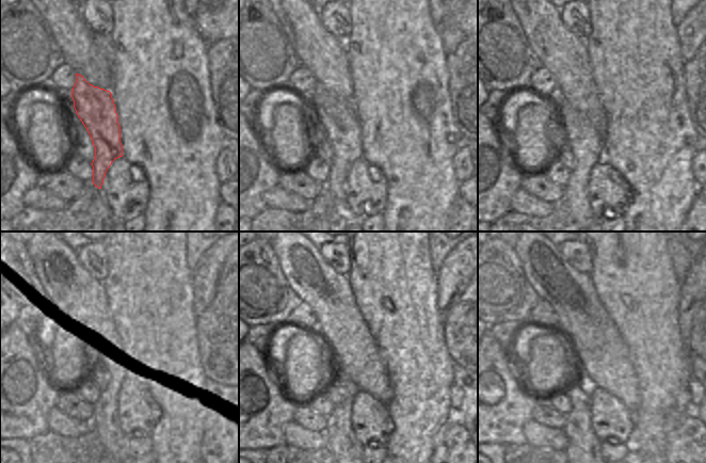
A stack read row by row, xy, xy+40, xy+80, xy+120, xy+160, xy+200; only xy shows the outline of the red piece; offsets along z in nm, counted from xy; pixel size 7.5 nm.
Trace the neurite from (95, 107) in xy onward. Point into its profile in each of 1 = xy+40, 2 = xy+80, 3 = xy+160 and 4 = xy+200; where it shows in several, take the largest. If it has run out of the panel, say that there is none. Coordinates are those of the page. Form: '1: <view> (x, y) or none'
1: xy+40 (335, 118)
2: xy+80 (586, 145)
3: xy+160 (345, 448)
4: xy+200 (583, 448)

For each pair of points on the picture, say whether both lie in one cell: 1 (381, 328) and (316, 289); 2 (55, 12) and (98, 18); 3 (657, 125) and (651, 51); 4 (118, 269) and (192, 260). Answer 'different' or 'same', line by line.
1: different
2: different
3: same
4: different

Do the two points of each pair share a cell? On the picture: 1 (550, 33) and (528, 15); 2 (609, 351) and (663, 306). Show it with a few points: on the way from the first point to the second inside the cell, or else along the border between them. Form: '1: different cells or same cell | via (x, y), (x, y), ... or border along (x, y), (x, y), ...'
1: same cell | via (545, 28), (533, 16)
2: different cells | border along (611, 318), (627, 348), (629, 360), (632, 364)

